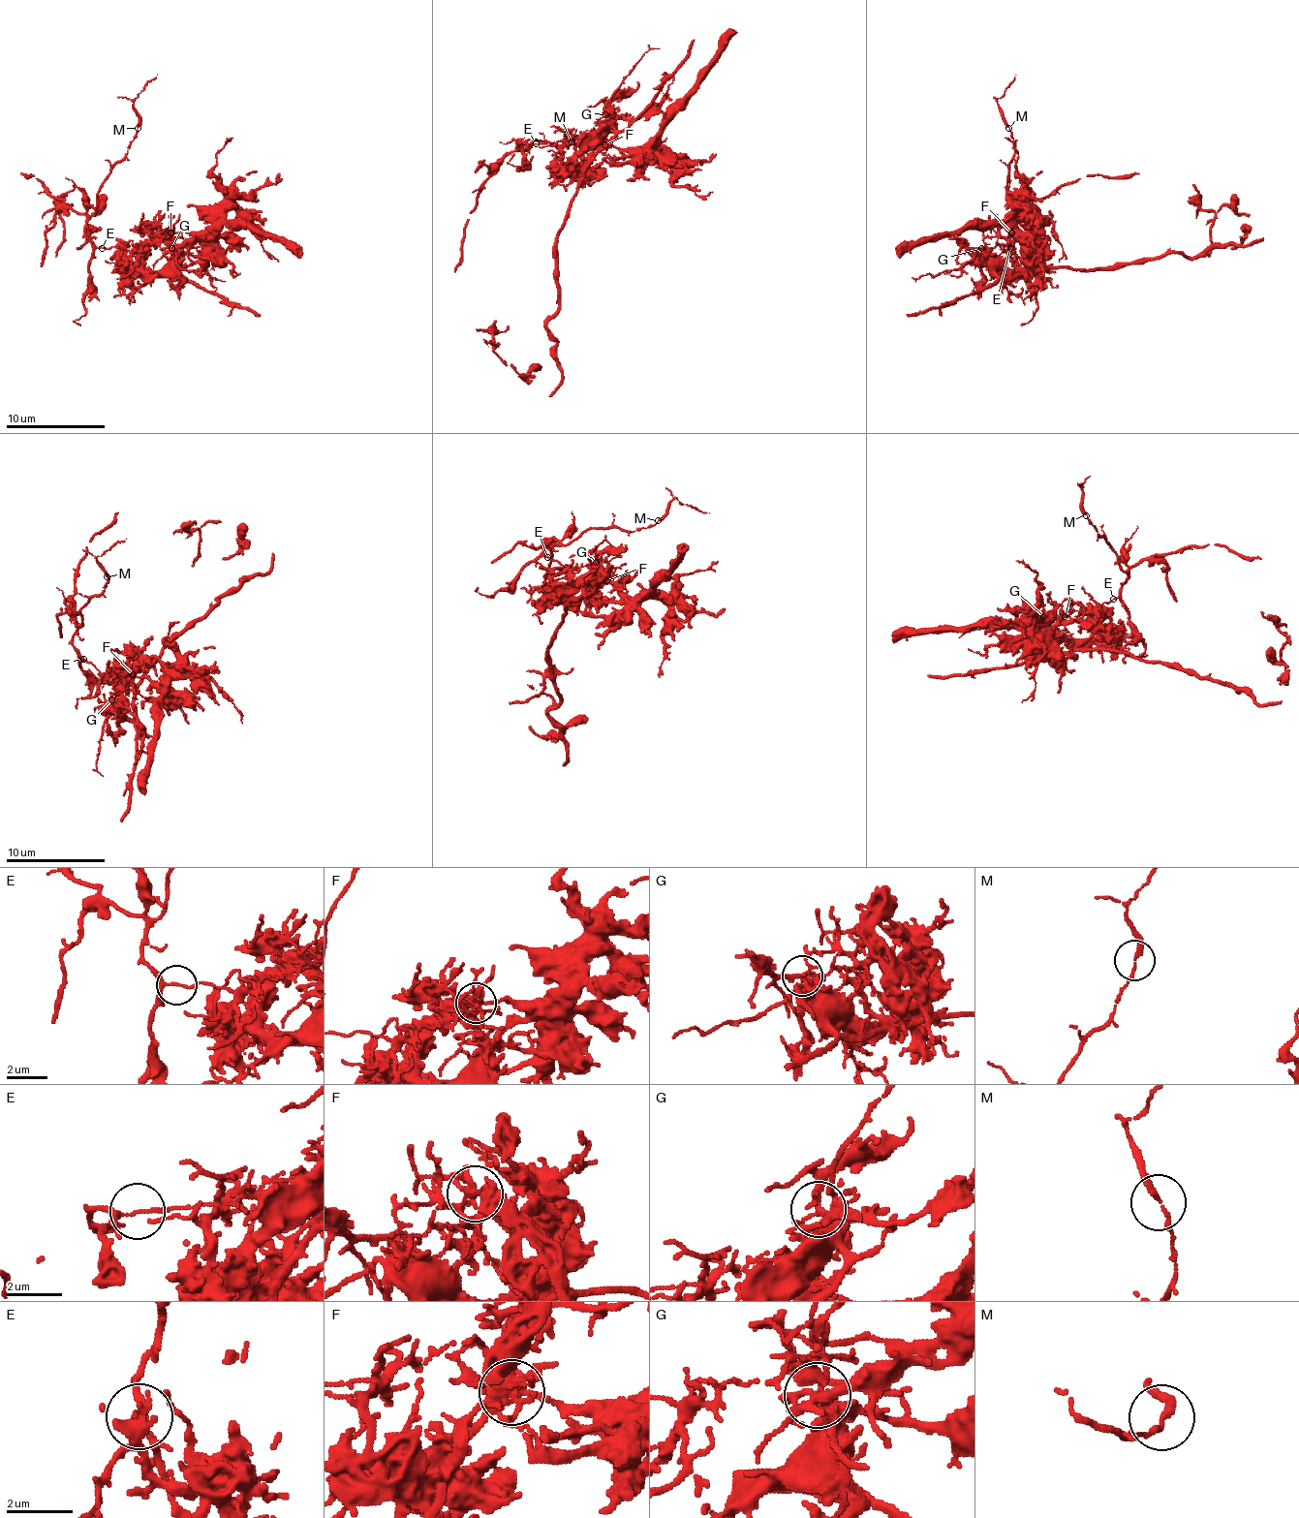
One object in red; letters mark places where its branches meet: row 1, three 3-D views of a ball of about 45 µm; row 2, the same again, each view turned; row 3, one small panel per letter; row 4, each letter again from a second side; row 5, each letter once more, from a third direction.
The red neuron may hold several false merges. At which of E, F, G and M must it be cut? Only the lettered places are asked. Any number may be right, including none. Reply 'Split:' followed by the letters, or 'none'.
Split: E, F

